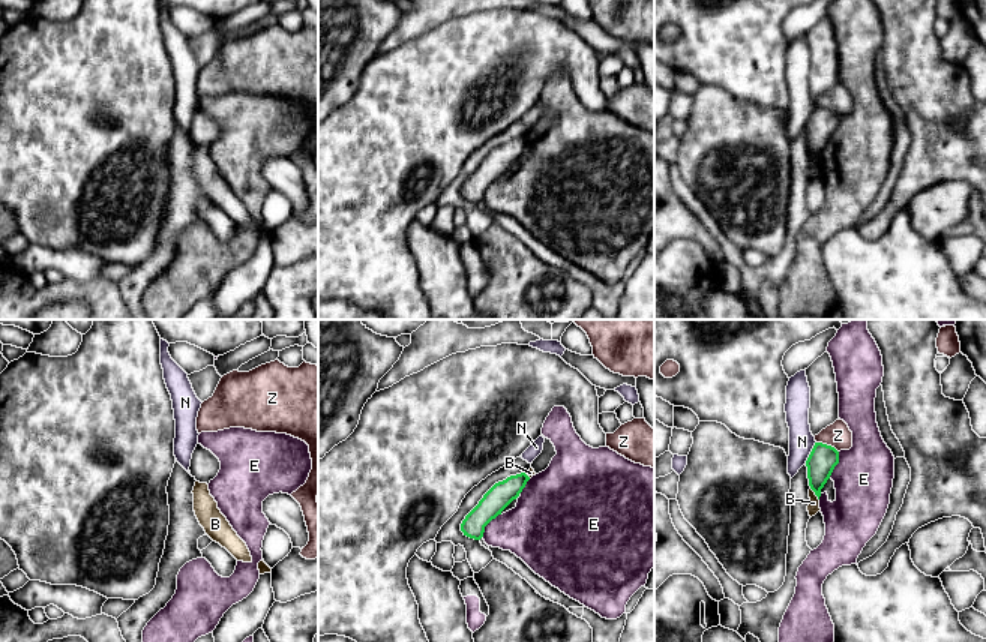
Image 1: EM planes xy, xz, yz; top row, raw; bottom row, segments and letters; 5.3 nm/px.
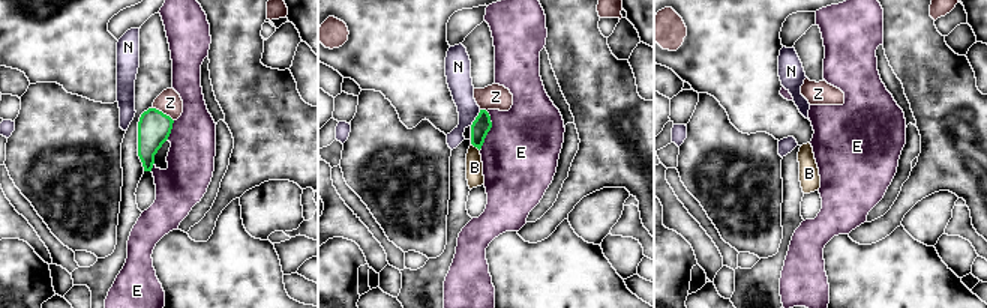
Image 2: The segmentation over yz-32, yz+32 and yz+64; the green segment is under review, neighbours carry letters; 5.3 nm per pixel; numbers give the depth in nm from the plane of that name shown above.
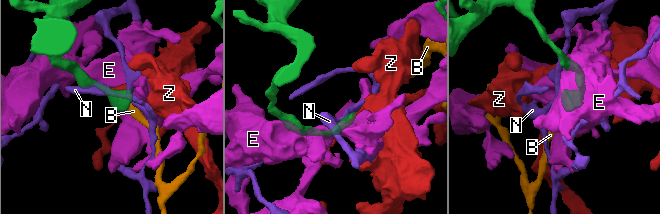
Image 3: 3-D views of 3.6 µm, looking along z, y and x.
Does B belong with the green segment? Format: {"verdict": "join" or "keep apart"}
{"verdict": "keep apart"}

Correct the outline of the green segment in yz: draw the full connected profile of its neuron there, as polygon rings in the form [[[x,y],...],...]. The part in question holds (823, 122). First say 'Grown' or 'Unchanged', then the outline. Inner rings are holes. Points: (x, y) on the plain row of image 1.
Unchanged. [[[815,106],[807,124],[809,150],[815,159],[821,160],[821,153],[830,142],[834,130],[839,128],[839,116],[827,108]]]

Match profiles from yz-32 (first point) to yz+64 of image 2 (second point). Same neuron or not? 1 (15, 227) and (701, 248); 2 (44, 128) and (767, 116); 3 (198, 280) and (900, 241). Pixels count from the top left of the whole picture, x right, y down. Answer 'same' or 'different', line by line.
1: same
2: different
3: same

